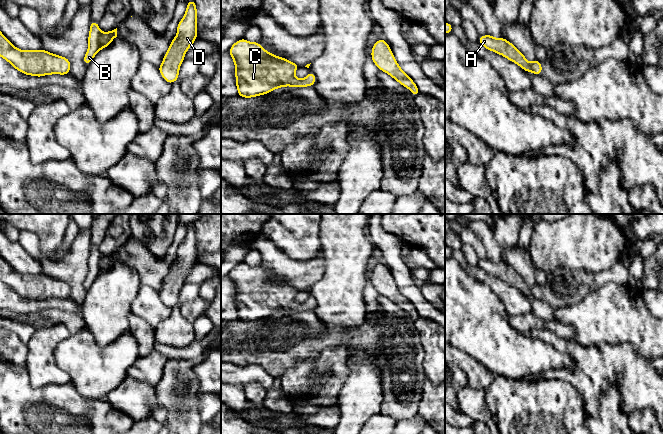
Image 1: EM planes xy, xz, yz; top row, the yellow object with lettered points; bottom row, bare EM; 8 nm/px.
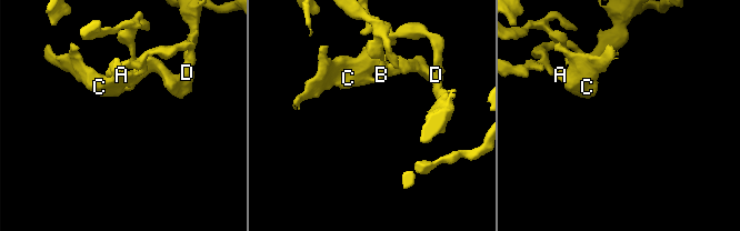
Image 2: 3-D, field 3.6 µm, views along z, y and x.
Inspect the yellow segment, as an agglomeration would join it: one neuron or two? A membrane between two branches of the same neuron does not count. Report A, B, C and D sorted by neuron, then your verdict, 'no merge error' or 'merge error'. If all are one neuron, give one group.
A B C D; no merge error

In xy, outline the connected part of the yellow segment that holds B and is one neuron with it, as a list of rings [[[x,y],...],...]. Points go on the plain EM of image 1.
[[[91,245],[88,260],[88,274],[83,283],[84,288],[88,290],[98,275],[108,271],[116,261],[117,252],[109,256],[102,256],[98,246]]]

